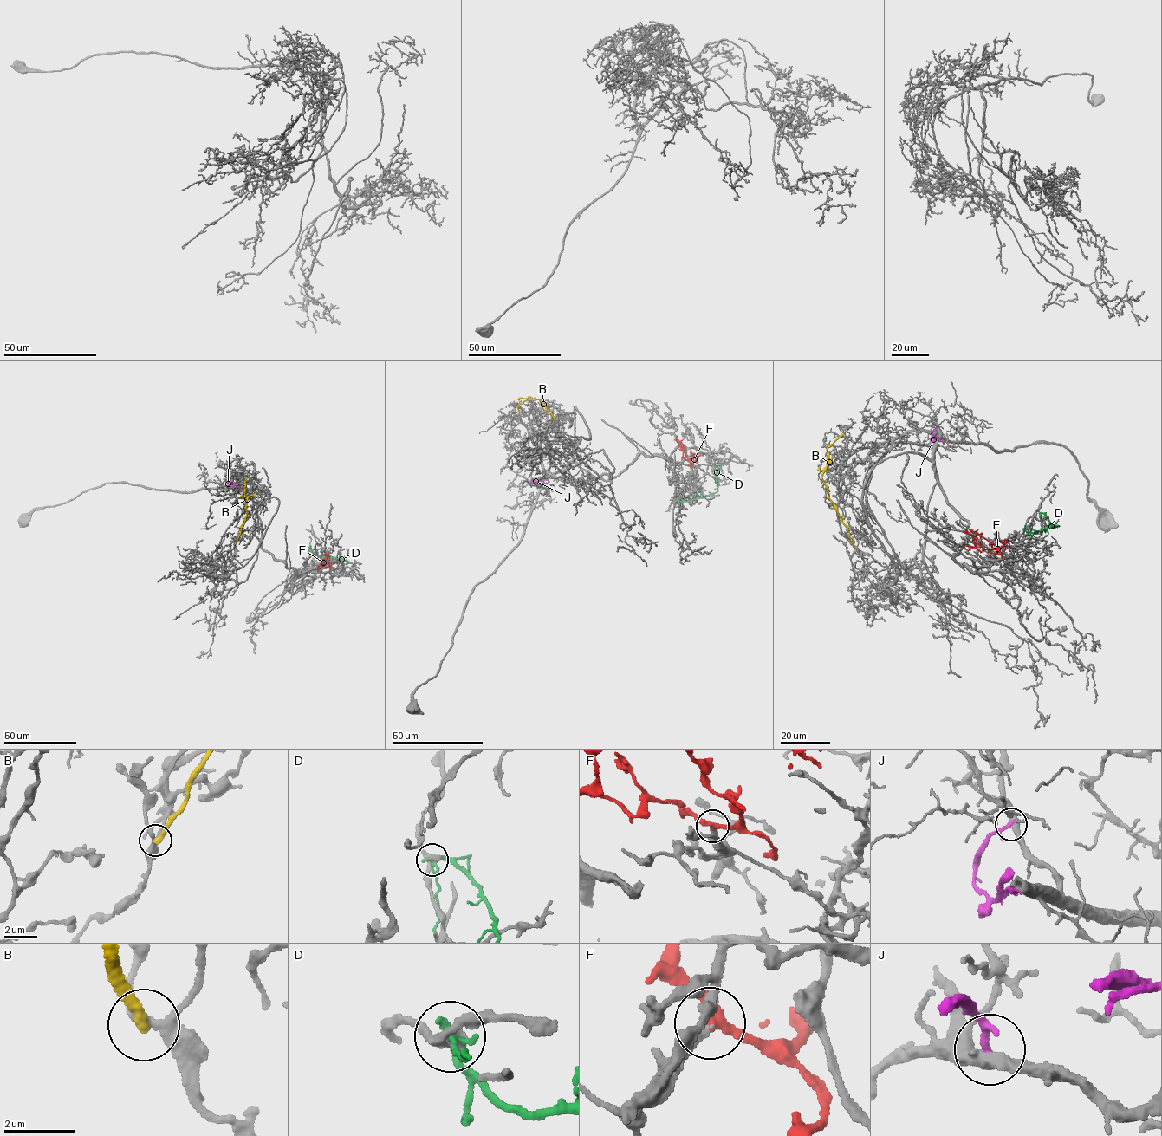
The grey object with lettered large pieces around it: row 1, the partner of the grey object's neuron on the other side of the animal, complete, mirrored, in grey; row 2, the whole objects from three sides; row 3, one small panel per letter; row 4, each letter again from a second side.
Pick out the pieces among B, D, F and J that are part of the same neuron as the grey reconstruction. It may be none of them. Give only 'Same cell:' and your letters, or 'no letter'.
Same cell: F

